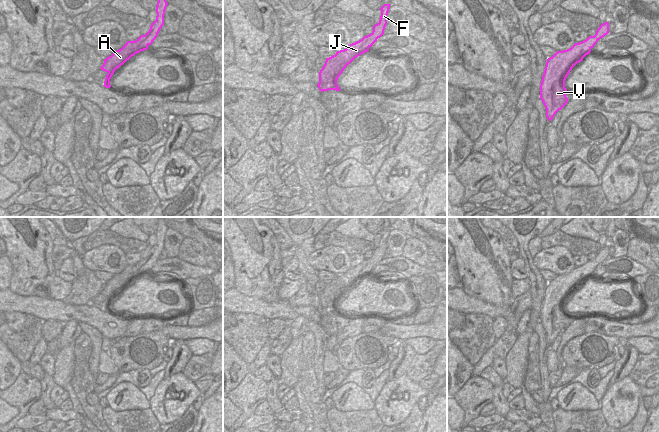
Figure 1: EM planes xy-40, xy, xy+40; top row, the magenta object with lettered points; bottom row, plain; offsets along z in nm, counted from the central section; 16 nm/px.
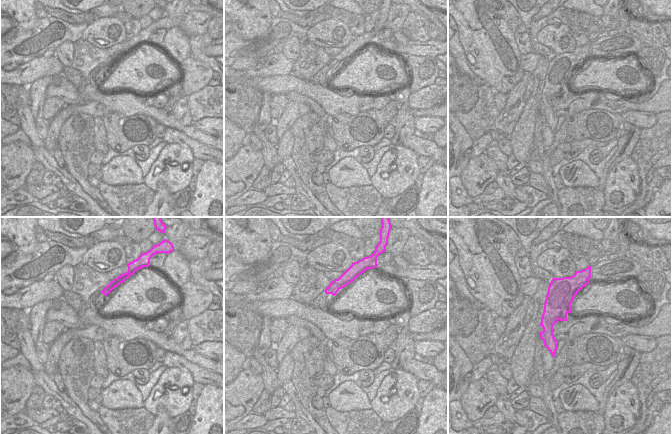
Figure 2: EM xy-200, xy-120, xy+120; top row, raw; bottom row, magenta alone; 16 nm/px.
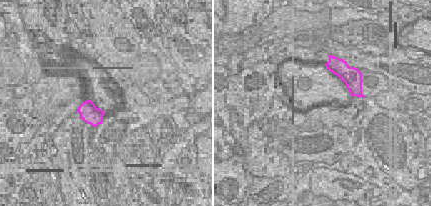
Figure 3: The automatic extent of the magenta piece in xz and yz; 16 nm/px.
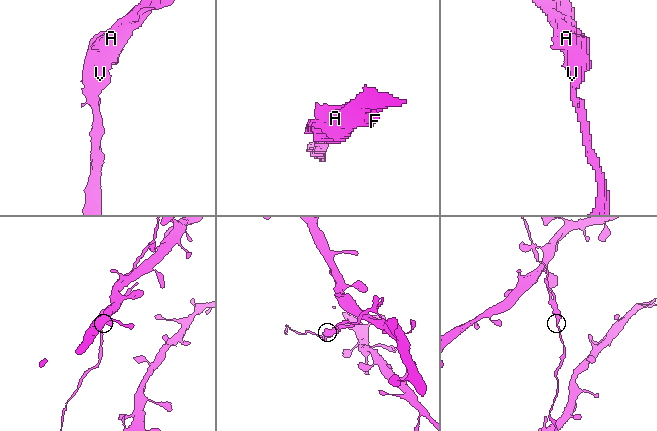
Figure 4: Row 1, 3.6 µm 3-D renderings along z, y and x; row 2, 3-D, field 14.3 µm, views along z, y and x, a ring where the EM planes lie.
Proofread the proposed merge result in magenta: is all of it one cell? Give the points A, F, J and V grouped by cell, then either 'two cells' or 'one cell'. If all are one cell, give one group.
groups A / F J V; two cells

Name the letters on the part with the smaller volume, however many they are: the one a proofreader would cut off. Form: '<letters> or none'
A

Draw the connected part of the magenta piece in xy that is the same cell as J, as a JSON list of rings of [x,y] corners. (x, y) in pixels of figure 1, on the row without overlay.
[[[384,228],[381,232],[380,244],[373,250],[371,258],[364,260],[361,264],[350,268],[347,273],[350,275],[348,278],[337,275],[335,279],[326,282],[325,288],[319,296],[319,307],[317,308],[319,314],[340,315],[337,309],[337,304],[342,298],[344,293],[358,280],[368,276],[369,272],[384,258],[387,249],[387,239],[391,228]]]

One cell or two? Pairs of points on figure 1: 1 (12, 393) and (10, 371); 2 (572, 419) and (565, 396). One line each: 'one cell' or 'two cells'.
1: two cells
2: two cells

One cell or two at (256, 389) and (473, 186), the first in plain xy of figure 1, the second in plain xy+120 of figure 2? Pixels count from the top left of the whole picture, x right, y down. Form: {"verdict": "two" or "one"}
{"verdict": "one"}

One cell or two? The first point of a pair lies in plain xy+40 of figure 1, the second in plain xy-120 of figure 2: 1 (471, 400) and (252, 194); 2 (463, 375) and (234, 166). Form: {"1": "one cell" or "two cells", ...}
{"1": "two cells", "2": "two cells"}

